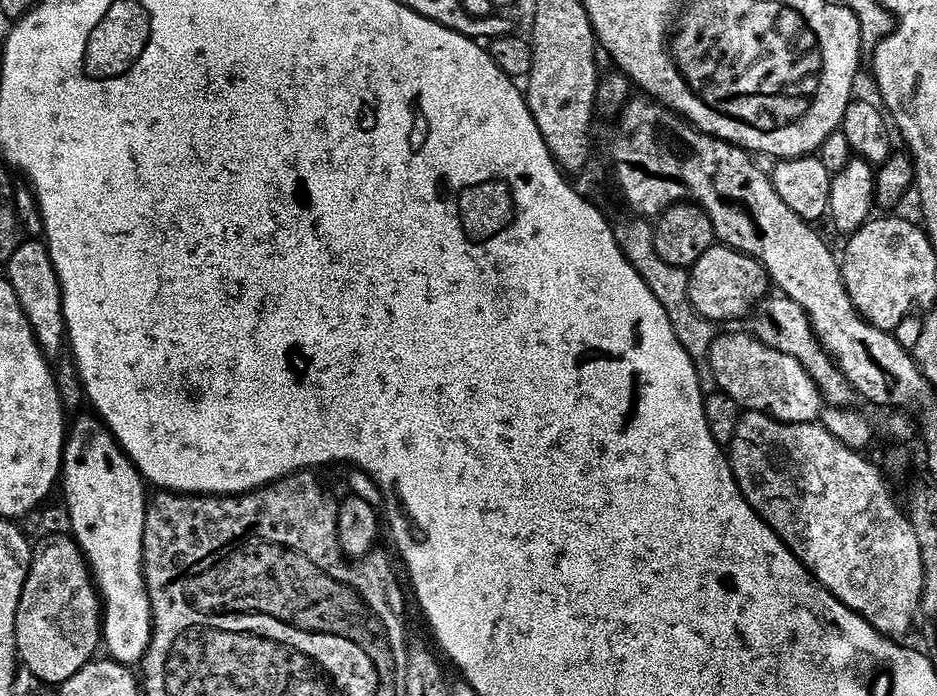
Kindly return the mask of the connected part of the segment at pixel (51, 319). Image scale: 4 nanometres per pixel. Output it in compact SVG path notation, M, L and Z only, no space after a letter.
M32 240L29 244L28 241L21 243L20 247L14 250L6 265L6 279L10 286L14 286L14 294L18 294L20 308L26 314L28 325L36 335L36 341L41 349L52 357L58 355L60 347L65 347L66 344L64 303L60 297L60 280L56 277L48 245L37 240Z

